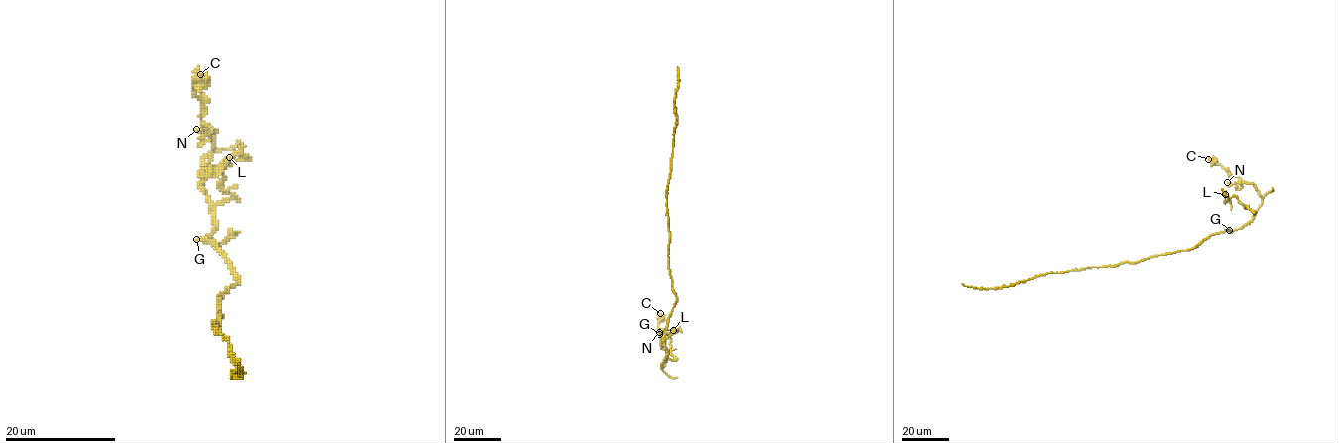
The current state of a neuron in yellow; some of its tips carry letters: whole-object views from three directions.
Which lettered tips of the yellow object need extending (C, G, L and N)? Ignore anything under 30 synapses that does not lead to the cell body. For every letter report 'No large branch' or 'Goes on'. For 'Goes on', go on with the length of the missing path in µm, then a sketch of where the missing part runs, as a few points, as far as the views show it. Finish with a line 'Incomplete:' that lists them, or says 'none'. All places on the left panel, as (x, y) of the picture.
C: No large branch
G: No large branch
L: No large branch
N: No large branch
Incomplete: none

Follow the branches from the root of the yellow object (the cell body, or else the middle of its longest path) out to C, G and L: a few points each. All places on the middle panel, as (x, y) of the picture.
C: (669, 265), (676, 299), (665, 330), (666, 357), (662, 367), (667, 352), (660, 344), (657, 316), (660, 313)
G: (669, 265), (676, 299), (665, 332), (659, 334)
L: (669, 265), (676, 299), (665, 330), (666, 359), (675, 359), (667, 334), (680, 330), (673, 330)

